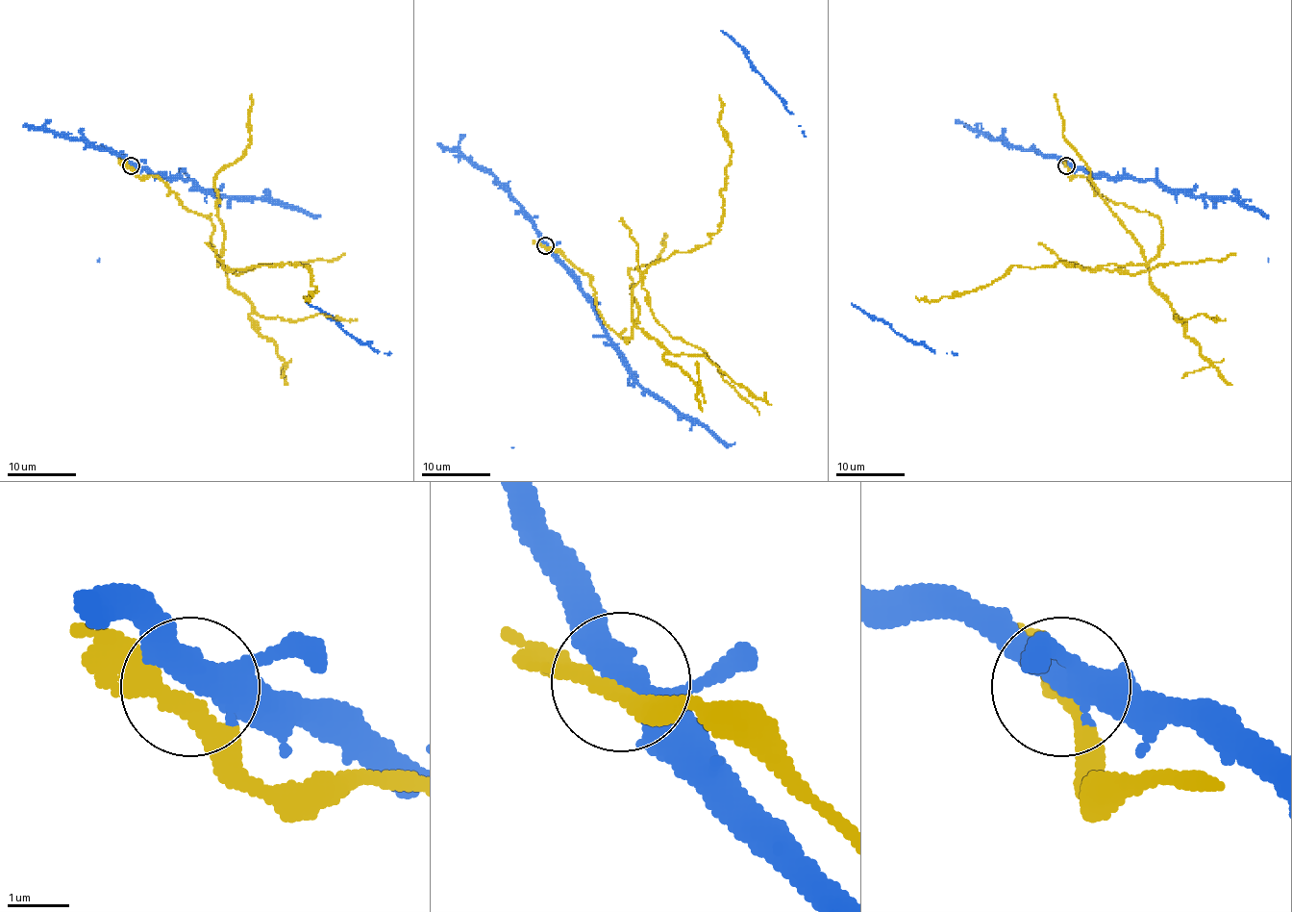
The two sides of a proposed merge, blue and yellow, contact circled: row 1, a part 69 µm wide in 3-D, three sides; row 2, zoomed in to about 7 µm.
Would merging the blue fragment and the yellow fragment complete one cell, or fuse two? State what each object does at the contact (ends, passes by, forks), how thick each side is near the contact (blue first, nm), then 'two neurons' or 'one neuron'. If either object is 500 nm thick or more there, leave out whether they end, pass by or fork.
blue forks there; yellow passes by; 380 nm thick on the blue side, 240 nm on the other; two neurons

